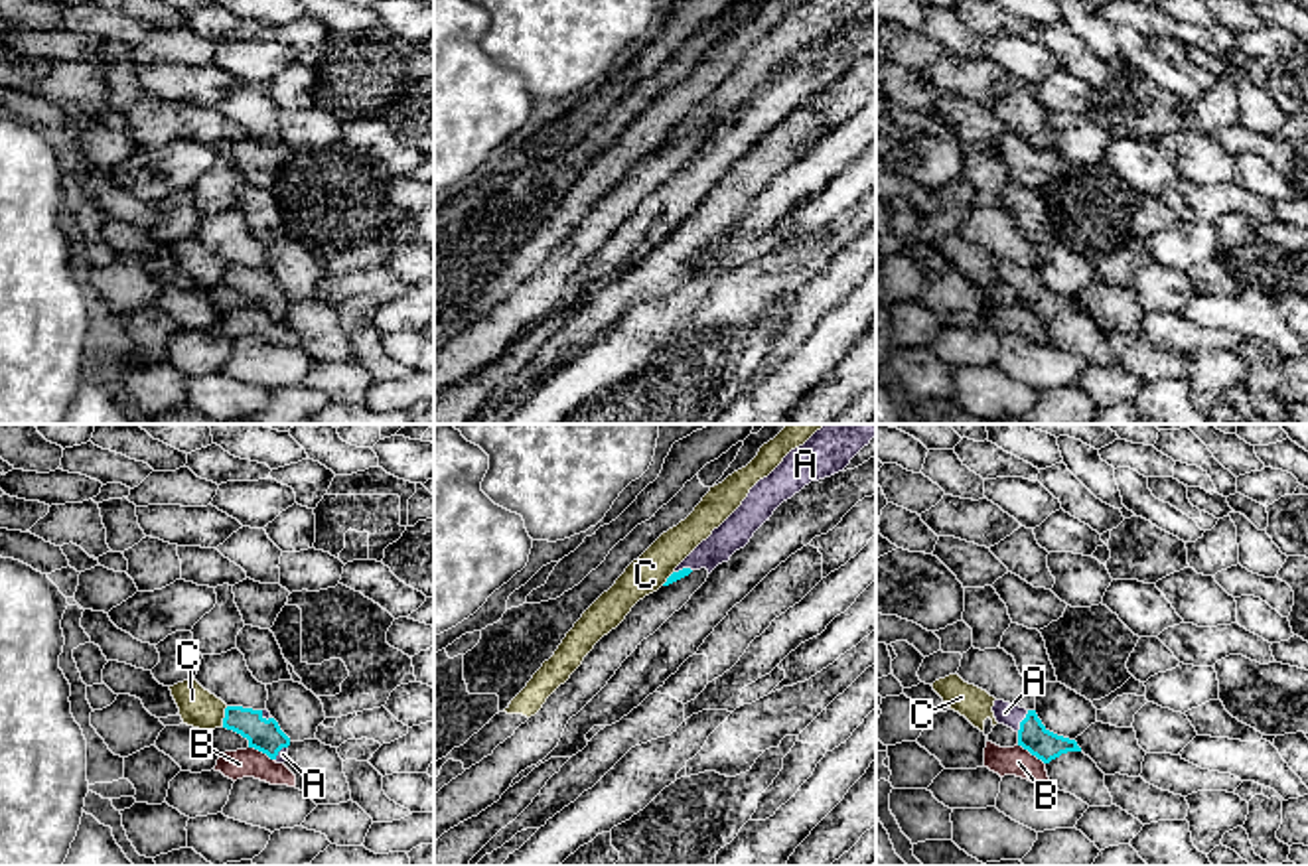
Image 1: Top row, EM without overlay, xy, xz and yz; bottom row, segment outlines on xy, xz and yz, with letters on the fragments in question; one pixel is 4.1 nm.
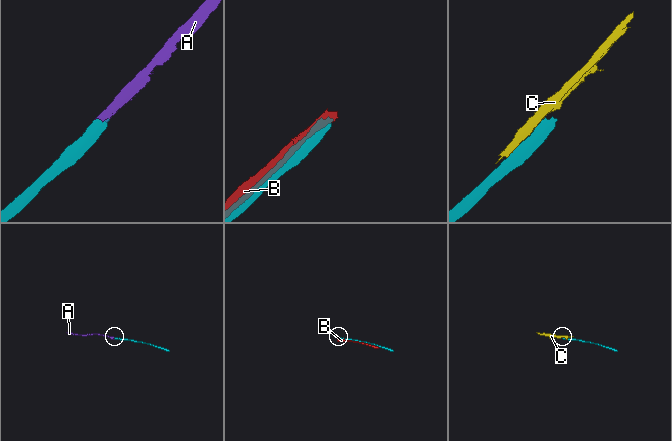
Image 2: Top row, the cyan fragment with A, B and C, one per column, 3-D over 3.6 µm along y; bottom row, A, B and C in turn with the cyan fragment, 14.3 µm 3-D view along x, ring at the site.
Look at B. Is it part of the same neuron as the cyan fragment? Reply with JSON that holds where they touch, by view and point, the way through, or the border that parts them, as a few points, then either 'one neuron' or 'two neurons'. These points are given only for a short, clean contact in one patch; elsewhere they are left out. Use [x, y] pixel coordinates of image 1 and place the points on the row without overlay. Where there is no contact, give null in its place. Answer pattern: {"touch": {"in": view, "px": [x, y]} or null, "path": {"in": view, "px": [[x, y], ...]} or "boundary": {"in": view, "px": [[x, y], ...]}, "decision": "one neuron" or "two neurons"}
{"touch": {"in": "yz", "px": [1032, 312]}, "decision": "two neurons"}

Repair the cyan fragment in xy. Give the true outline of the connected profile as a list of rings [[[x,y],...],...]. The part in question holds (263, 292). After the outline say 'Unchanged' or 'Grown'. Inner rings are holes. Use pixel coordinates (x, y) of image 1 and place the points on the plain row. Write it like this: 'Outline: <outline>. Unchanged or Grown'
Outline: [[[227,264],[223,286],[233,288],[249,298],[249,306],[266,312],[276,322],[288,316],[290,296],[280,288],[278,280],[264,268],[243,264]]]. Grown

